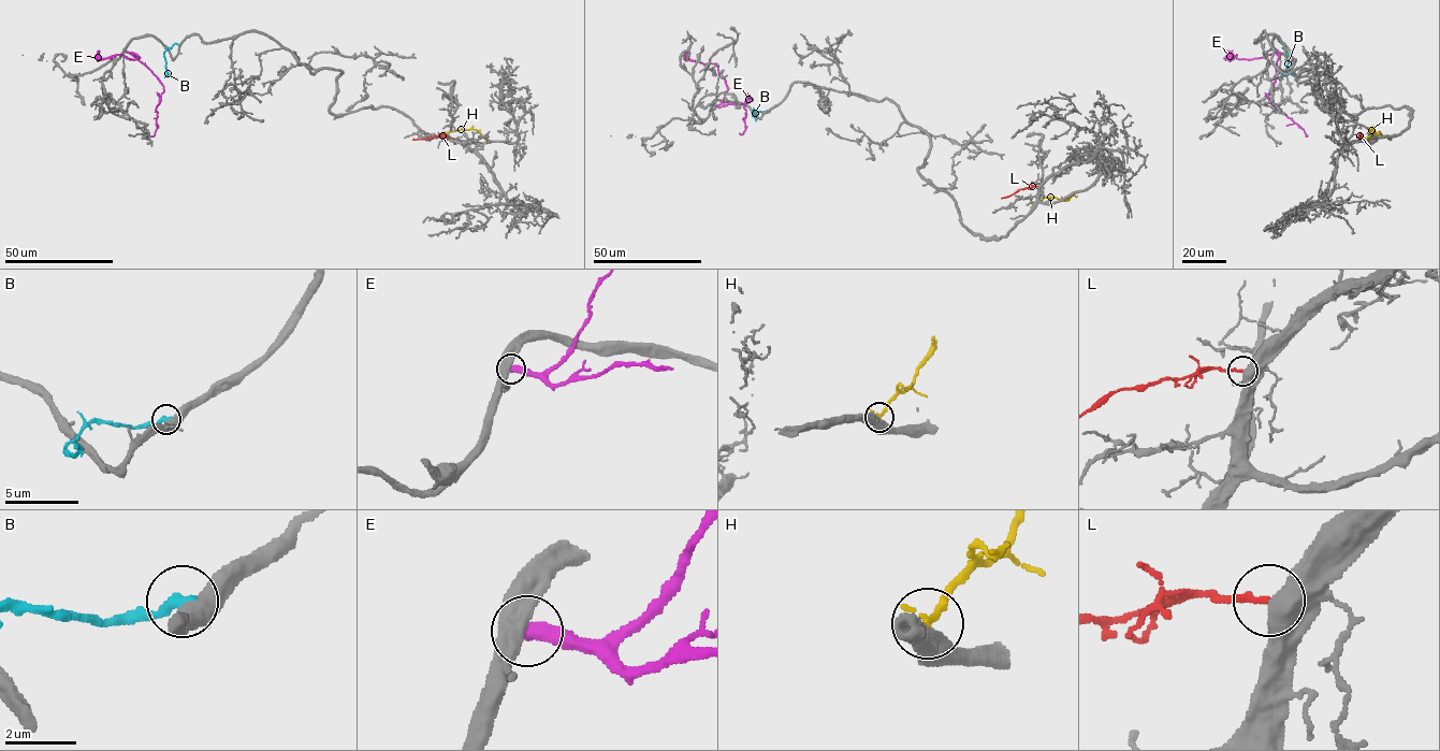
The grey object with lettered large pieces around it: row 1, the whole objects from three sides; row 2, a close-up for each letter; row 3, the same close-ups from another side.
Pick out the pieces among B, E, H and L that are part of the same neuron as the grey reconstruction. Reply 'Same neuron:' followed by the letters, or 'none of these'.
Same neuron: L

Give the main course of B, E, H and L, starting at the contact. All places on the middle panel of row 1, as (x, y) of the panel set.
B: (767, 111), (756, 111), (754, 116), (753, 107)
E: (713, 104), (747, 102), (752, 100), (748, 96), (744, 102), (745, 130), (739, 133)
H: (1075, 192), (1065, 201), (1044, 197), (1032, 207)
L: (1038, 186), (1018, 189), (1001, 198)

